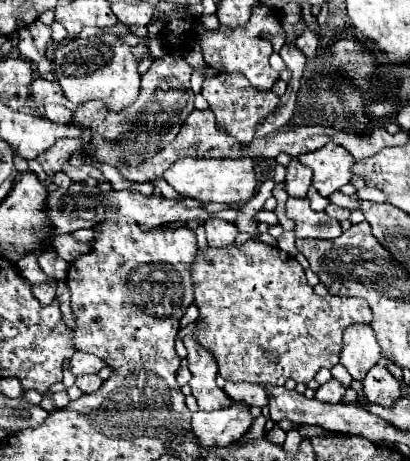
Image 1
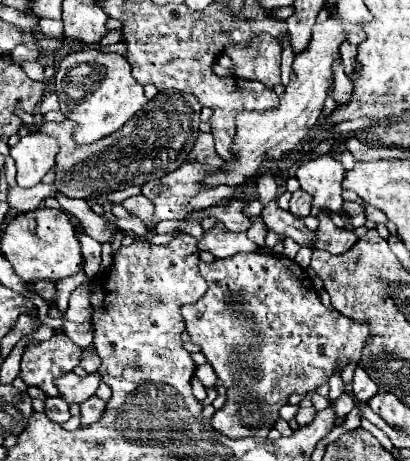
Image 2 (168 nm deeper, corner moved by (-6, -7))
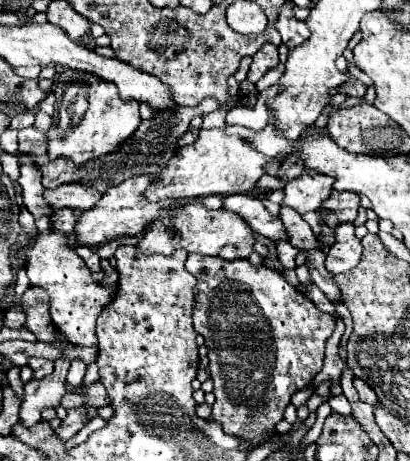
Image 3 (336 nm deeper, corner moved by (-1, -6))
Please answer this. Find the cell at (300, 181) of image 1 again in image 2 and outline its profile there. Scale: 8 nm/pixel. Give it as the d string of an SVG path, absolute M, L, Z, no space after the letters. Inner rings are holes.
M296 190L290 200L290 212L298 218L304 218L310 214L310 202L312 202L312 196L308 196L304 190Z

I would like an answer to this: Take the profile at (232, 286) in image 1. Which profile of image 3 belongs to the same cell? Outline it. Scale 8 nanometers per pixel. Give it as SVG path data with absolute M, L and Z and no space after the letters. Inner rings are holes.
M191 253L187 257L185 267L197 277L197 297L195 297L195 311L193 311L193 327L195 333L205 337L205 347L209 349L207 357L209 357L209 373L215 385L215 403L213 403L213 421L217 421L227 433L239 435L241 439L249 439L249 441L261 441L267 439L267 435L271 435L275 431L275 425L283 419L283 411L289 405L293 393L297 393L299 389L305 389L307 383L321 371L323 367L323 355L325 355L325 341L331 337L331 333L335 331L335 317L329 313L319 311L311 299L307 299L301 291L297 291L291 283L285 281L283 273L265 267L265 265L251 265L247 259L237 259L237 261L225 261L221 257L203 257L197 253Z

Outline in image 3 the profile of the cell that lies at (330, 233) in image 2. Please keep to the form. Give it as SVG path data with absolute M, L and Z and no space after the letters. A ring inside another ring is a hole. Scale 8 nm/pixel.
M341 223L333 227L335 243L329 247L325 267L331 273L347 273L361 259L361 241L355 235L355 227L351 223Z

